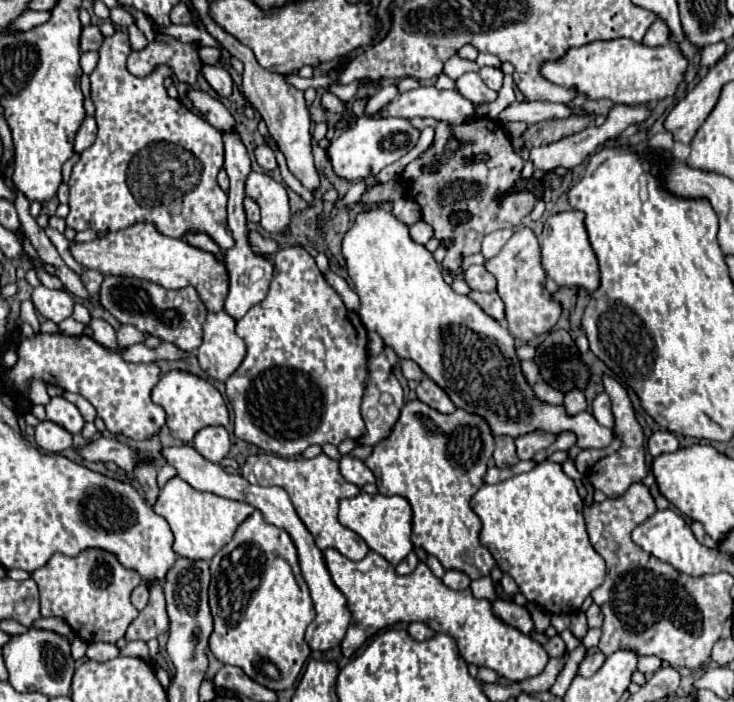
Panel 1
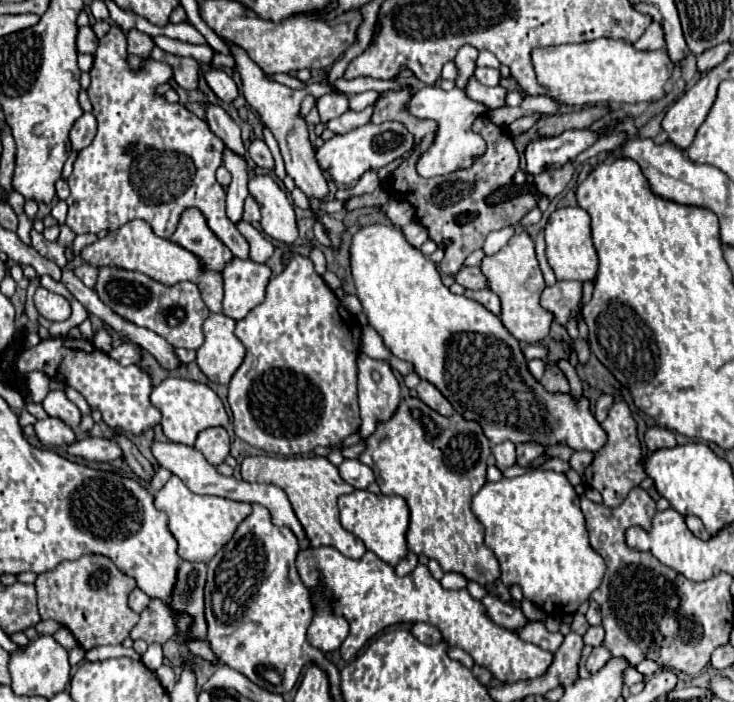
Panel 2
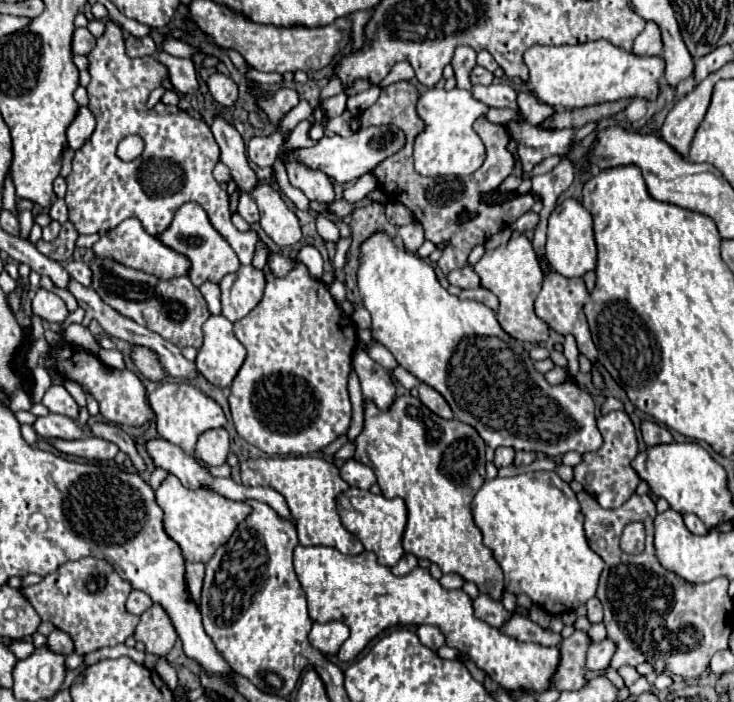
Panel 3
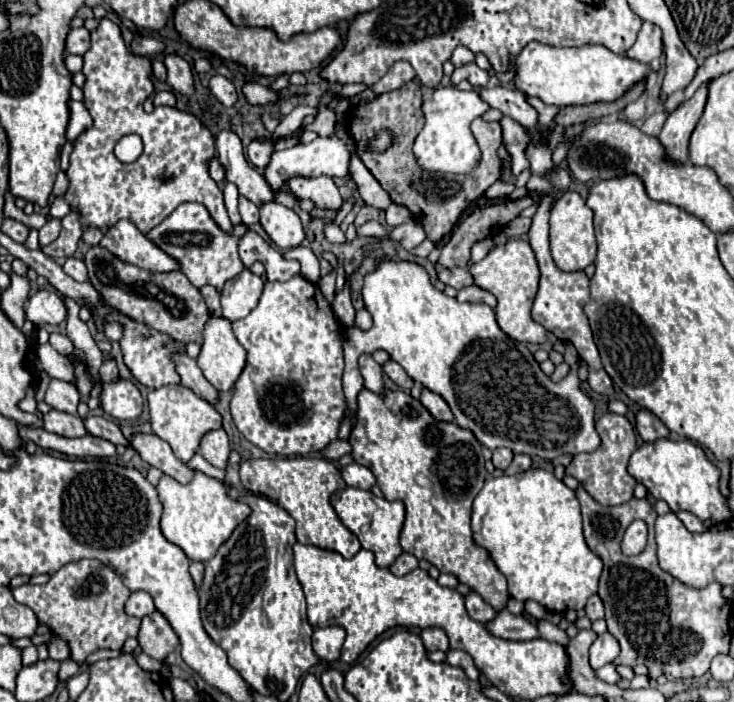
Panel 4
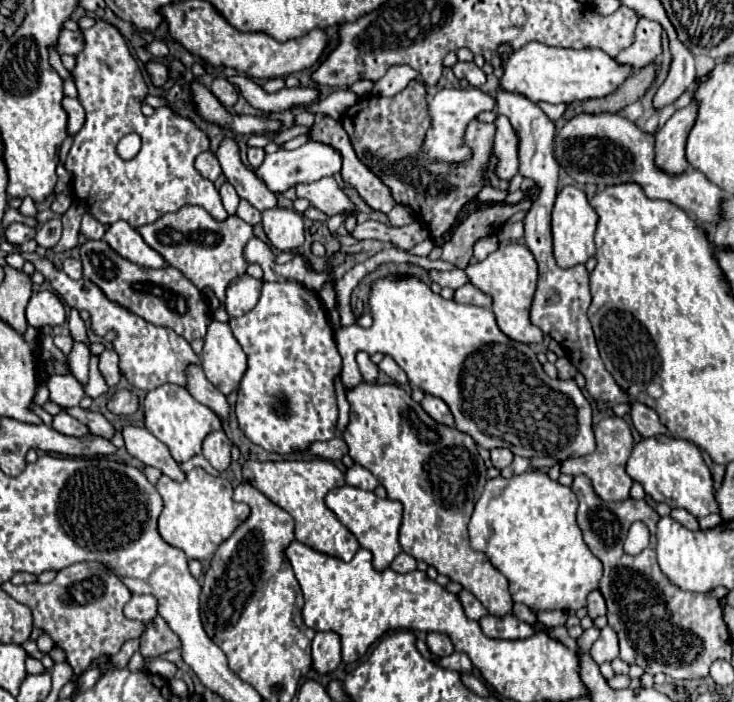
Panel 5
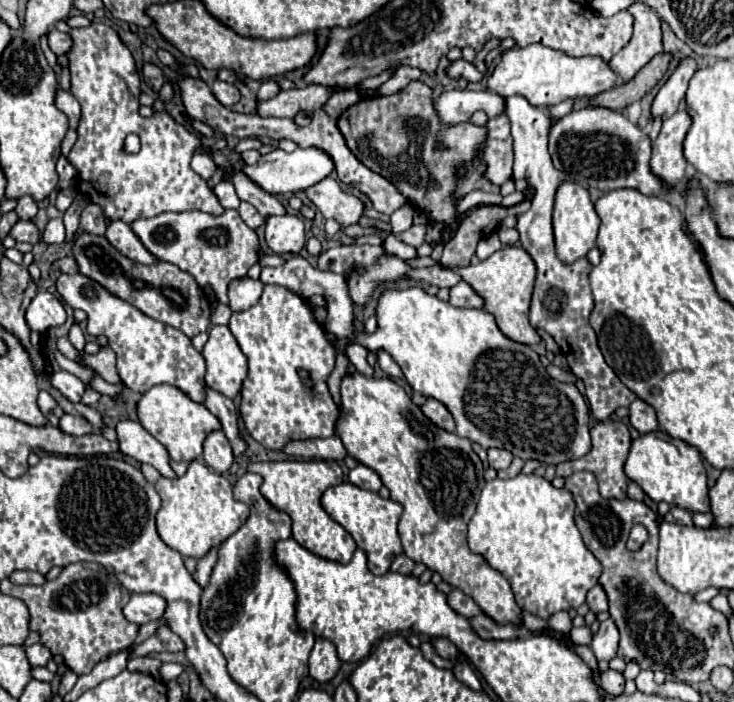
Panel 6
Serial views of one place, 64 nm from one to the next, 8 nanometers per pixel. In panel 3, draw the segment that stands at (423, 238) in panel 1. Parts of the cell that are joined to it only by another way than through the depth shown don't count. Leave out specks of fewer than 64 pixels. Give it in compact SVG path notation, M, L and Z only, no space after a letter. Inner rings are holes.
M410 222L402 228L398 228L398 236L402 238L404 246L410 250L410 252L416 252L422 242L424 242L424 228L420 222Z

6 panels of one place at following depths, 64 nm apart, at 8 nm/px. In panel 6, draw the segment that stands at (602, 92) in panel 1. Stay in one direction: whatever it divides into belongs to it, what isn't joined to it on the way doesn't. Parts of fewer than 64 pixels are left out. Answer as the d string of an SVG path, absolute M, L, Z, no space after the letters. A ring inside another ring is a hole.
M530 44L526 48L512 48L502 54L496 70L488 78L488 90L500 96L524 96L530 104L536 106L554 106L568 98L592 98L600 92L614 88L620 82L620 76L610 68L610 64L600 56L568 56L566 52Z

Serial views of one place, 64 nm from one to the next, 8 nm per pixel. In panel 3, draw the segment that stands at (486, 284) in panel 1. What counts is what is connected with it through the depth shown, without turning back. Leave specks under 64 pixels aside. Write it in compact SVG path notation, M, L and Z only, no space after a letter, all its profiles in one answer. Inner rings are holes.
M464 266L460 270L452 270L448 274L448 280L450 280L450 284L460 286L460 288L478 288L480 286L480 278L478 278L478 274L474 272L472 266Z

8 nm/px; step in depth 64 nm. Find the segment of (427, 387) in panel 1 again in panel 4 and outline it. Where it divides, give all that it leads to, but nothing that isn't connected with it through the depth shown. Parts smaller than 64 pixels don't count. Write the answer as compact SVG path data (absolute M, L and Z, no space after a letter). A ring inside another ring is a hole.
M422 388L422 396L420 396L420 402L430 410L430 414L436 418L436 420L444 420L444 422L454 422L454 416L448 408L448 404L444 402L442 396L434 394L432 390L428 388Z

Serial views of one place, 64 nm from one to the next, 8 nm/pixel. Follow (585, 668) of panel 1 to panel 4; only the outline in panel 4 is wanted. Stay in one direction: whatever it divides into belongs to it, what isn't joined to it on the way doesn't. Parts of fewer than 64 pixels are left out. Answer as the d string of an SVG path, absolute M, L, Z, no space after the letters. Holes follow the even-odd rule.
M604 632L590 646L590 666L594 670L598 670L600 666L604 666L608 662L614 662L614 658L618 656L618 652L620 652L620 646L616 644L616 638L612 634Z

